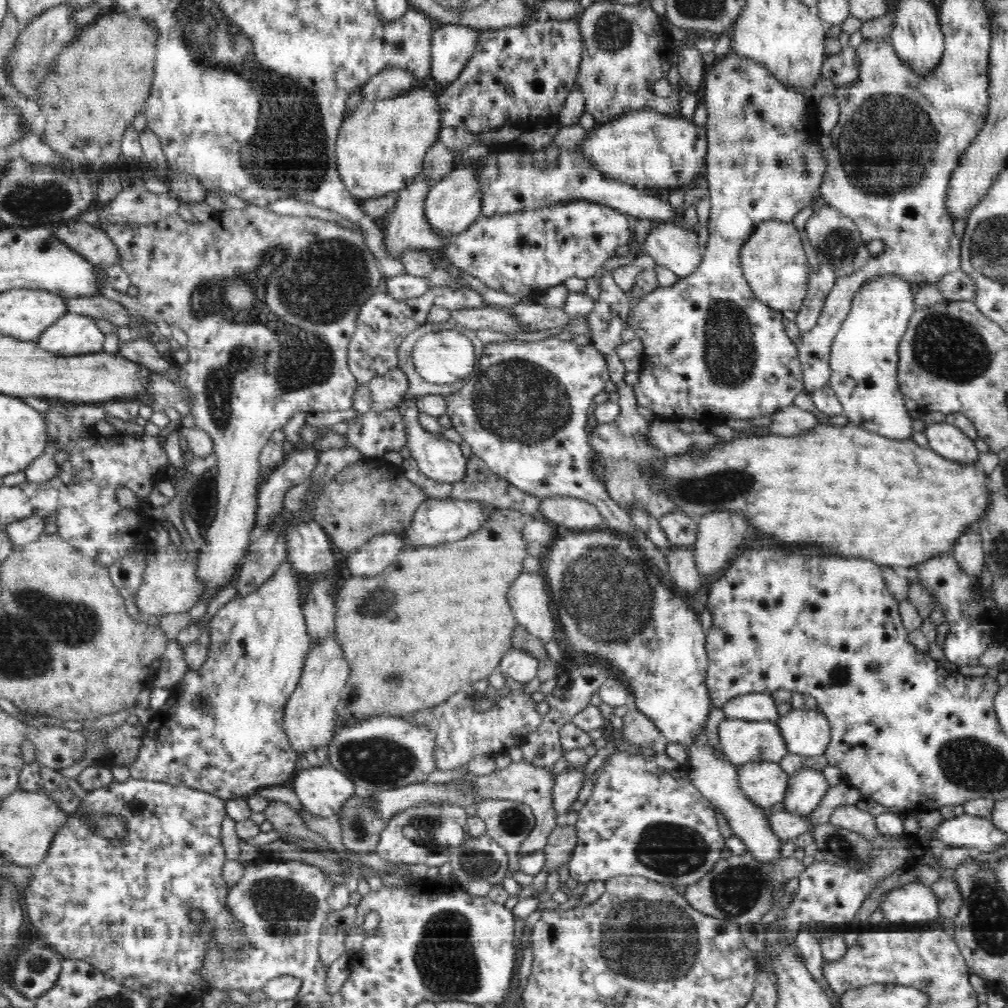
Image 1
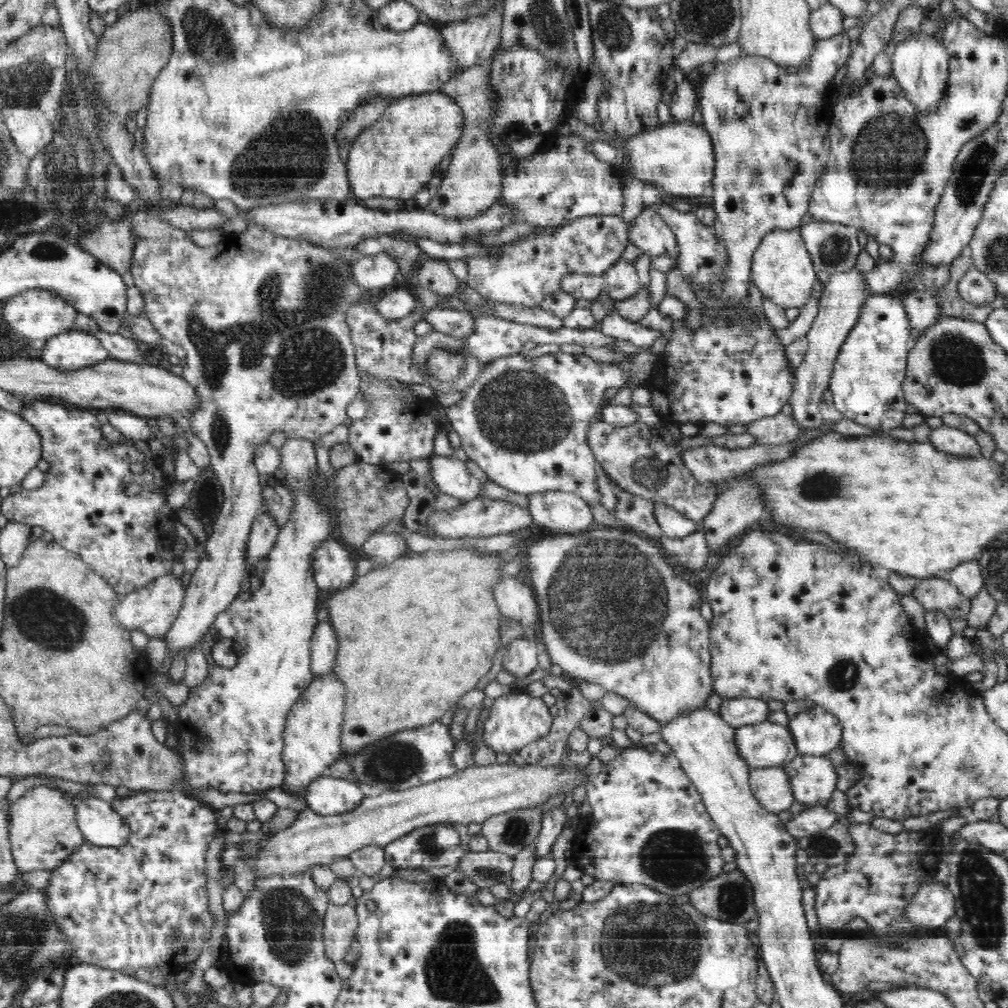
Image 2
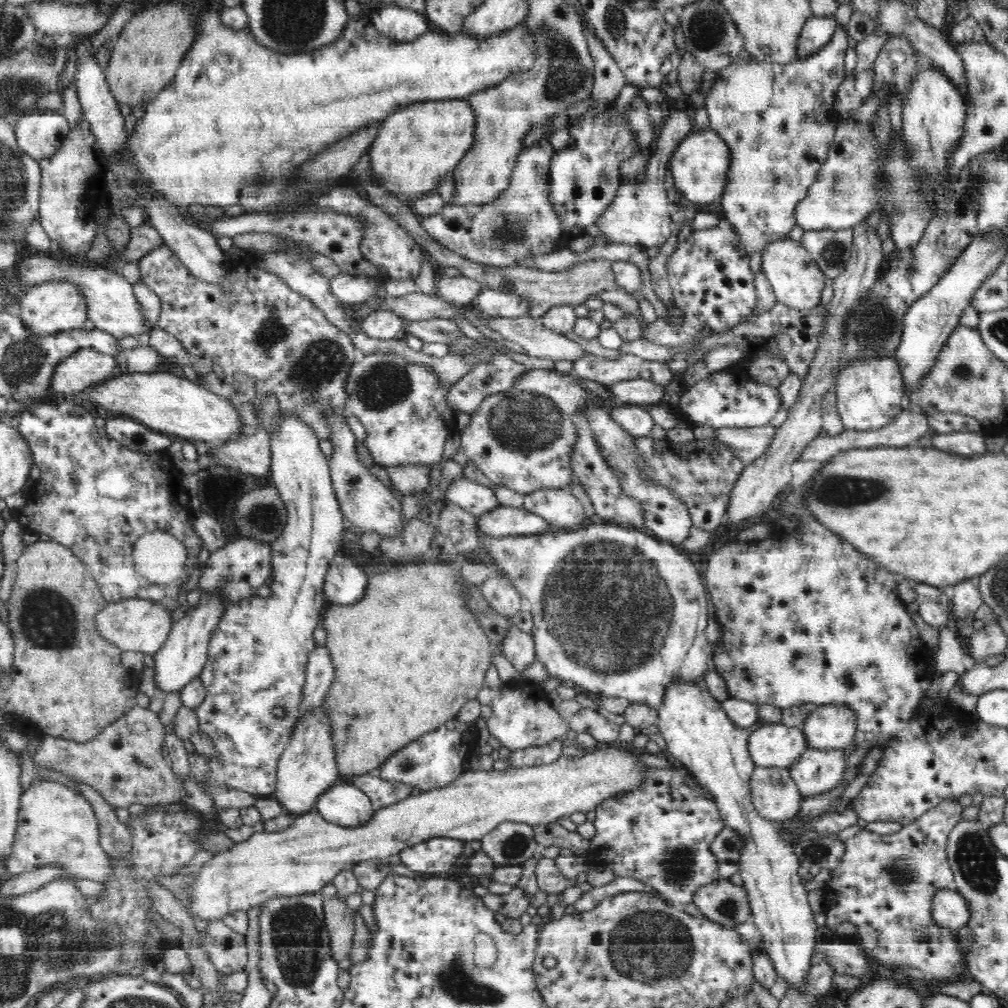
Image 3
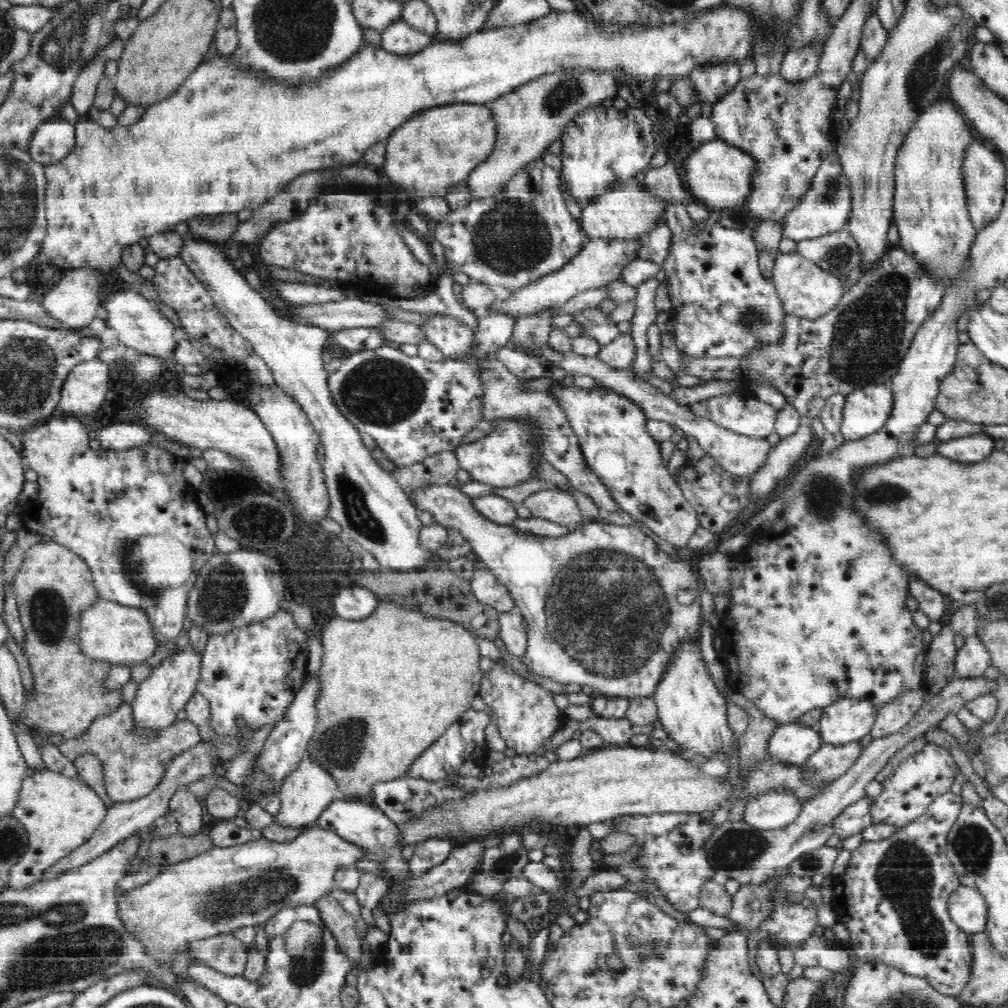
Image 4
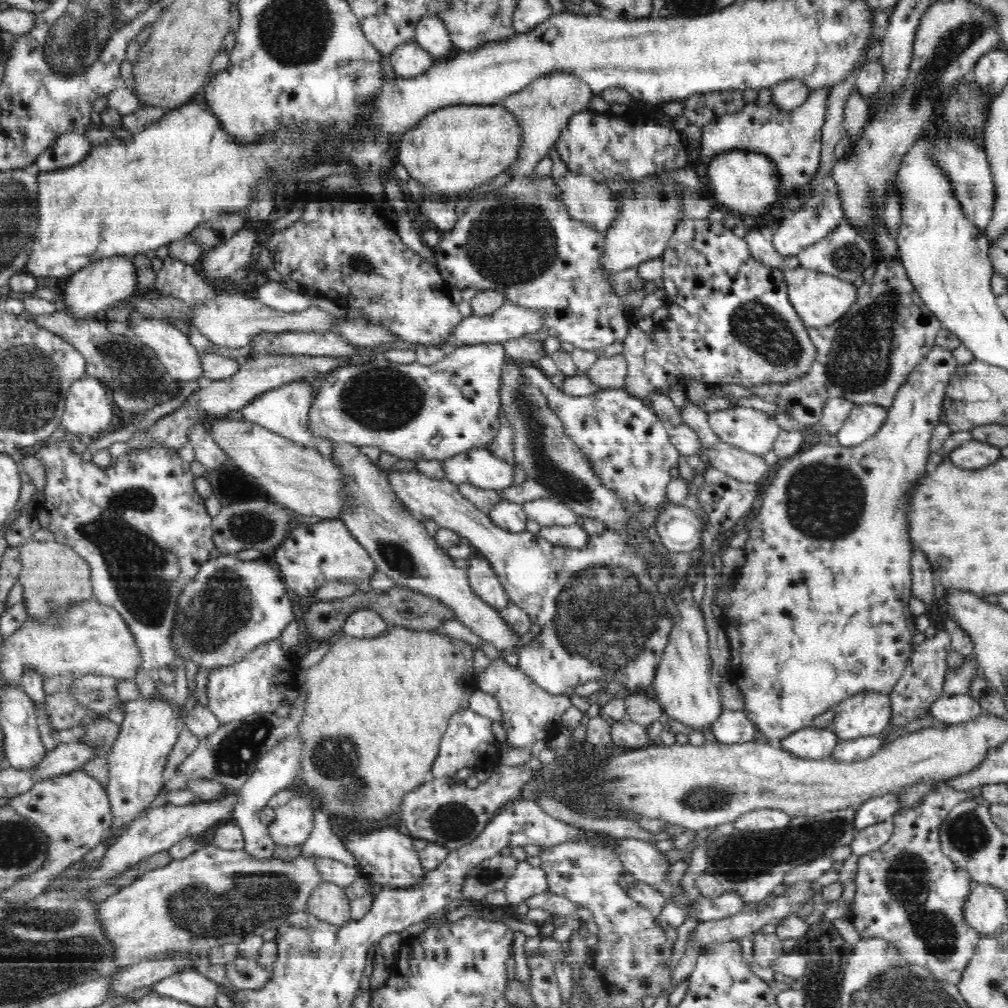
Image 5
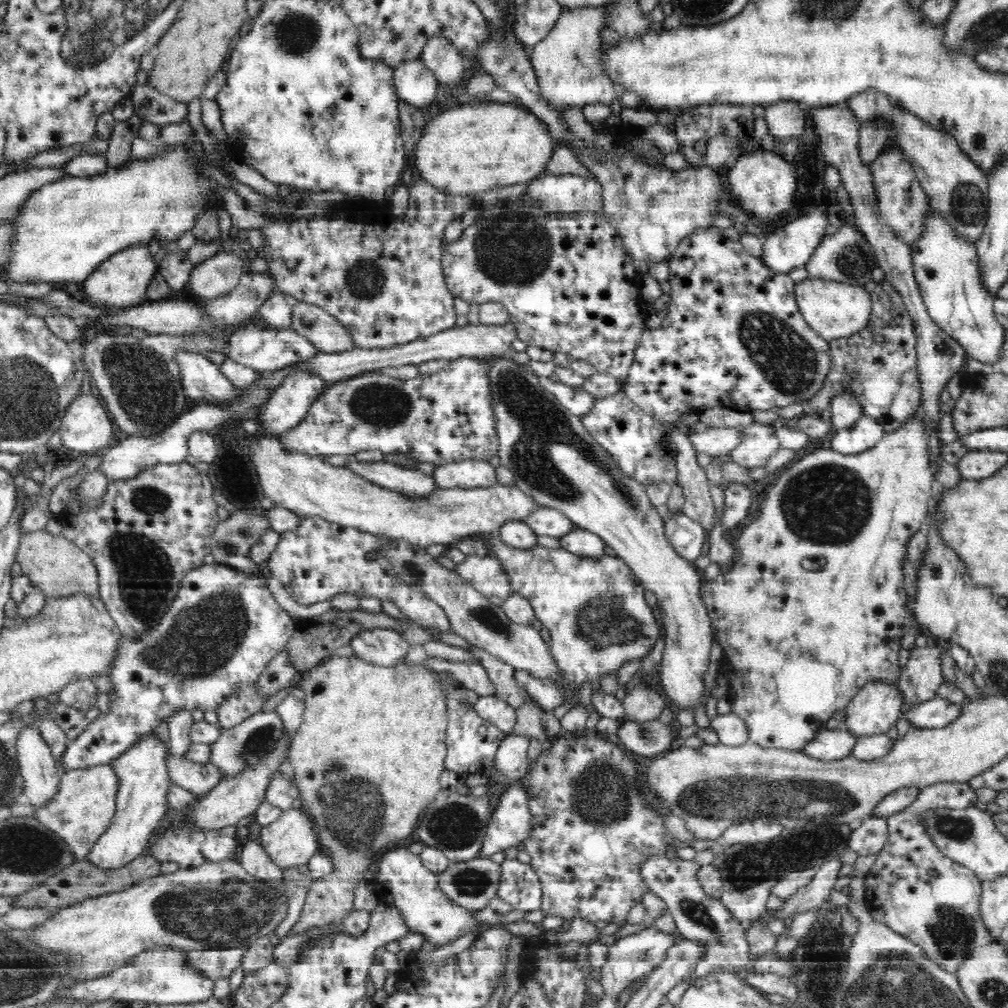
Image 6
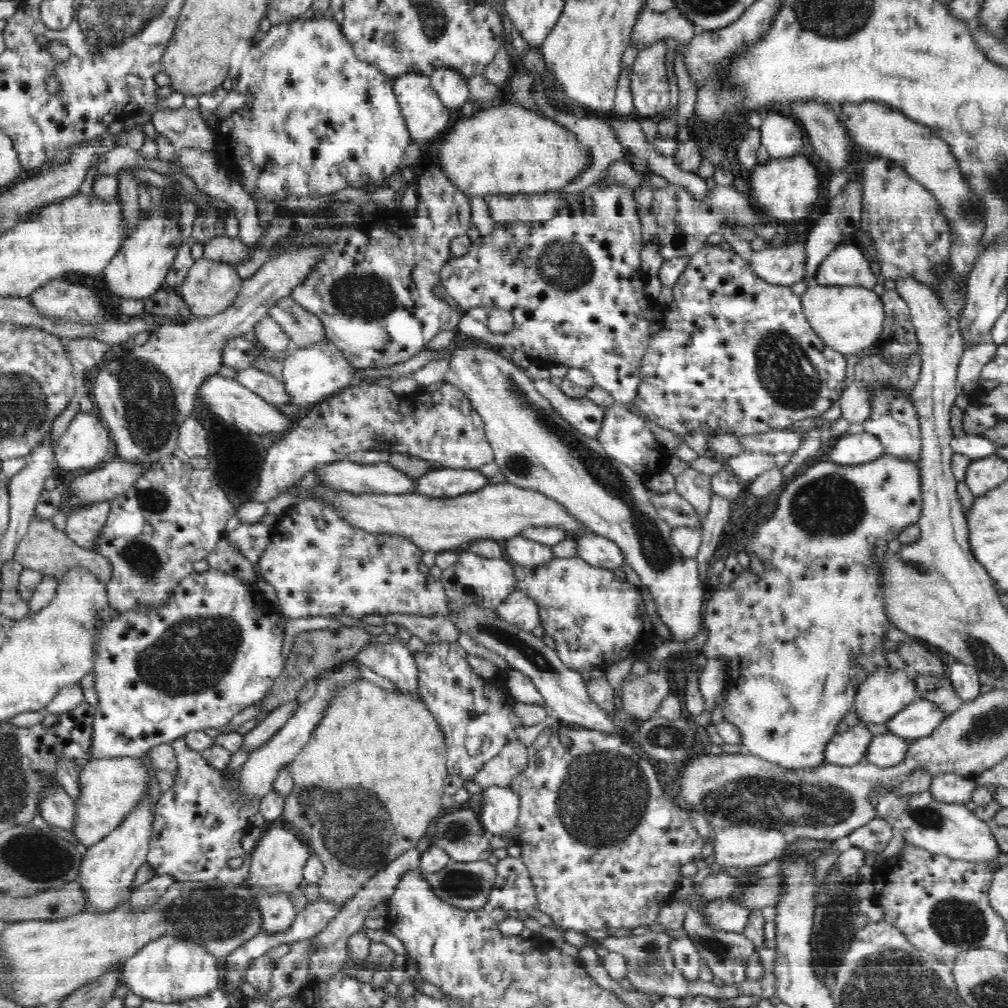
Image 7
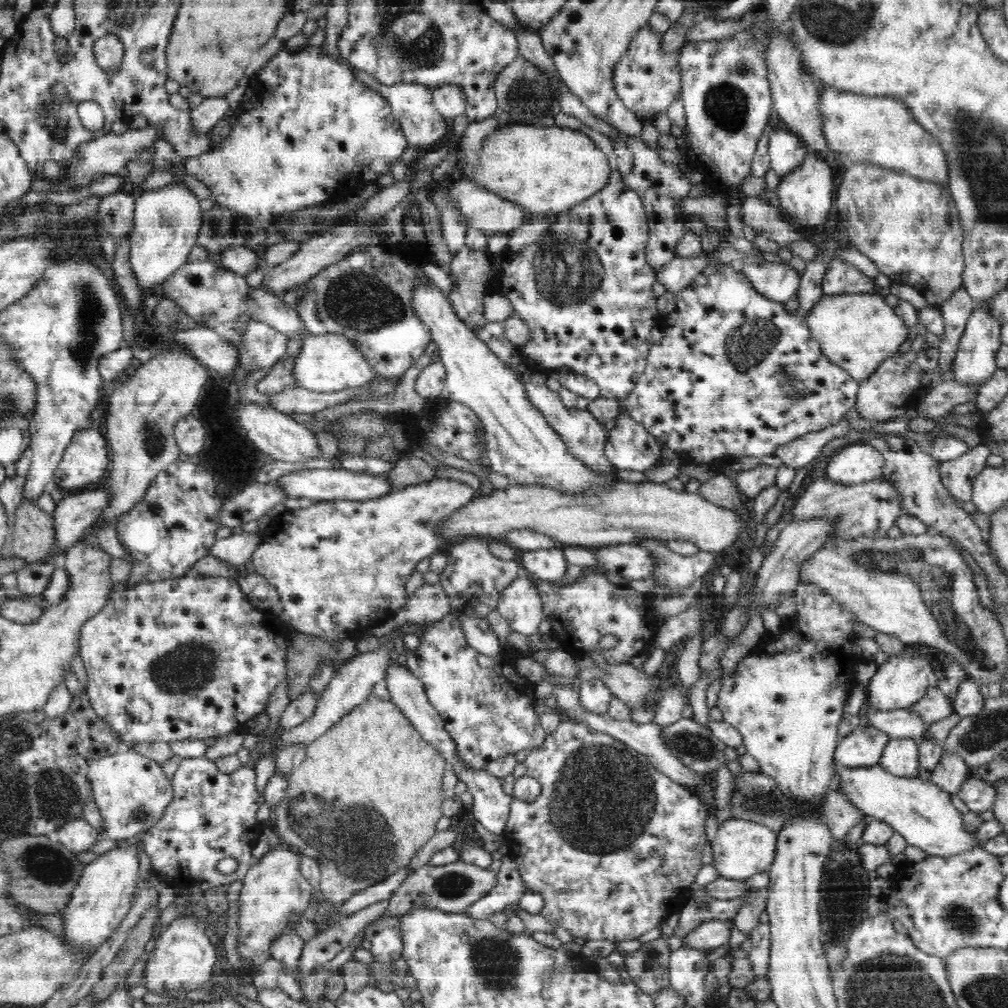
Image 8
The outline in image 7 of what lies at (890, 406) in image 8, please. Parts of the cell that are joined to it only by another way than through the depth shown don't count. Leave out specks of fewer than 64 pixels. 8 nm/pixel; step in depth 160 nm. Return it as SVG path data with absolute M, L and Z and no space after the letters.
M919 352L902 359L904 359L904 364L895 366L895 364L886 362L885 358L876 354L860 357L854 367L855 379L846 387L846 390L842 391L841 401L838 402L838 406L842 411L841 417L844 420L848 420L850 424L854 424L854 422L865 422L872 411L871 390L876 385L886 385L886 387L892 387L892 389L900 389L902 393L909 395L918 380L921 360Z

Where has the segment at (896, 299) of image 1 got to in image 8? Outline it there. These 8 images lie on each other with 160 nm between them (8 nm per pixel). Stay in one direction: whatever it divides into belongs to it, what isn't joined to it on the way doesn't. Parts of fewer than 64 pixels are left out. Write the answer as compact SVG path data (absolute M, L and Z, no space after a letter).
M864 441L839 448L827 457L826 477L842 485L862 485L884 476L884 459Z

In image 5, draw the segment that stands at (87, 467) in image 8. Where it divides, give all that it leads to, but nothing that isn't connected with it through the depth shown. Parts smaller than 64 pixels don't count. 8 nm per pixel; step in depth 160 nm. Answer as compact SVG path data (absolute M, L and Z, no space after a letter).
M81 376L68 389L60 426L74 432L74 436L98 436L114 414L108 394L97 376Z

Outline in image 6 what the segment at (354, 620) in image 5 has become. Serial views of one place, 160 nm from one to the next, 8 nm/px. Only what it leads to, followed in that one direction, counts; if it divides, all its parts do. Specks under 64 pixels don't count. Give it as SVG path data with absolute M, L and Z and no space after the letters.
M372 628L356 634L350 642L356 656L382 668L393 669L406 660L410 644L394 630Z

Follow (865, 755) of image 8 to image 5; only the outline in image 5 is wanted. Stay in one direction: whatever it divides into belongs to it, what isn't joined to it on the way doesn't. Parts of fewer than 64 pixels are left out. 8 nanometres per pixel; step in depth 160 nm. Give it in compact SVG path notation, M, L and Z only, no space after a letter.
M809 727L790 734L785 741L780 743L780 746L800 758L818 760L828 757L836 748L836 744L840 742L840 738L831 728Z

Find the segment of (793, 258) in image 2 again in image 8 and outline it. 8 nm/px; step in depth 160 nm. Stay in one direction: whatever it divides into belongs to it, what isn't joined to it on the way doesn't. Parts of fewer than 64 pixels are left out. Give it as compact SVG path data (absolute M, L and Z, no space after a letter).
M876 292L874 294L823 294L820 302L809 310L805 318L810 334L820 344L827 360L844 369L851 380L859 384L868 378L876 367L888 356L894 354L904 340L908 340L908 330L902 319Z

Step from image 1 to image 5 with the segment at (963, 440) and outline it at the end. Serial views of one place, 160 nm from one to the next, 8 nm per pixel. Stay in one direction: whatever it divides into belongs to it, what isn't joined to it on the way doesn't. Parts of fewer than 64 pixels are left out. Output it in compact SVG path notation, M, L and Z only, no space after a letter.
M972 439L951 450L947 457L952 464L962 469L974 470L993 465L1001 454L997 446Z

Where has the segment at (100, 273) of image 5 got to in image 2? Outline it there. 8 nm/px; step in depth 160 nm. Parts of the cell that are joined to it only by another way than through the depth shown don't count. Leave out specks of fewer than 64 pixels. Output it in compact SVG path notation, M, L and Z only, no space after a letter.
M32 289L18 293L9 298L2 310L7 328L30 341L45 340L74 328L76 314L78 311L64 298L51 290L44 289Z

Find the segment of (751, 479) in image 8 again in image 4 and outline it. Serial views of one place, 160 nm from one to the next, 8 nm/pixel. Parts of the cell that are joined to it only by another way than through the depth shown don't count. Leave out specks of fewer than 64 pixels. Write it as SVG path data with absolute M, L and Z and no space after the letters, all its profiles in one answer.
M737 391L702 400L699 404L690 406L689 409L696 416L711 420L732 433L746 435L747 437L767 437L775 430L777 412L774 407L760 402L758 398L739 395Z

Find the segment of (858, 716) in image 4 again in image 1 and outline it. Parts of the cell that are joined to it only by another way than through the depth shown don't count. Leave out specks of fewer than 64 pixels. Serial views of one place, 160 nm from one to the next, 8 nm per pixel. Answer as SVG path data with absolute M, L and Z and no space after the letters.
M793 708L777 723L790 754L820 756L830 746L830 725L820 710Z

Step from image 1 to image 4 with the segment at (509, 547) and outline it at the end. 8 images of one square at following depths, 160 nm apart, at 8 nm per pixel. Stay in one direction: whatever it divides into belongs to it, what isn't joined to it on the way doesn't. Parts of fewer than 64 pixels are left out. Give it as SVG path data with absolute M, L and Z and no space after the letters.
M380 599L378 602L377 610L374 610L373 616L368 616L365 618L364 621L350 621L345 620L342 617L335 617L334 619L330 620L330 622L326 622L324 624L324 628L322 628L322 638L320 638L322 645L323 645L323 660L322 660L322 667L320 670L320 680L321 686L318 692L318 698L315 699L315 708L318 709L318 714L316 714L316 726L313 738L310 740L309 746L307 747L307 753L310 755L310 760L314 761L315 764L320 765L322 769L326 772L330 773L330 776L334 777L334 782L336 788L340 788L340 794L342 794L342 799L345 798L368 798L370 794L373 794L373 786L376 784L380 784L384 781L393 781L395 778L406 777L405 774L408 772L410 765L416 758L428 748L428 746L432 746L440 736L443 736L449 726L452 726L456 720L458 720L459 716L462 716L466 710L471 708L471 702L478 696L480 692L481 686L481 679L484 677L482 670L480 670L480 648L477 644L477 638L472 635L468 630L464 629L464 626L453 622L452 620L438 620L436 617L428 617L425 616L422 612L419 612L415 609L415 607L411 608L401 608L399 604L395 604L395 602L391 602L390 599Z

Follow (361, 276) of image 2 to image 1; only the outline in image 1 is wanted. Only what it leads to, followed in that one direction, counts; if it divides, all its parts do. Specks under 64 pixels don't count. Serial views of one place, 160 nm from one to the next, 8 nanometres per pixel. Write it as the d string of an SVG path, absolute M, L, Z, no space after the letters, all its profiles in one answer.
M420 171L418 176L414 178L412 184L408 184L408 188L402 188L395 194L398 195L398 200L394 208L385 217L385 231L383 242L385 243L387 253L392 257L400 260L400 256L408 250L425 251L427 249L436 250L444 248L450 240L451 235L441 236L431 229L431 226L426 220L425 201L430 191L431 186L427 182L427 177L424 171Z

